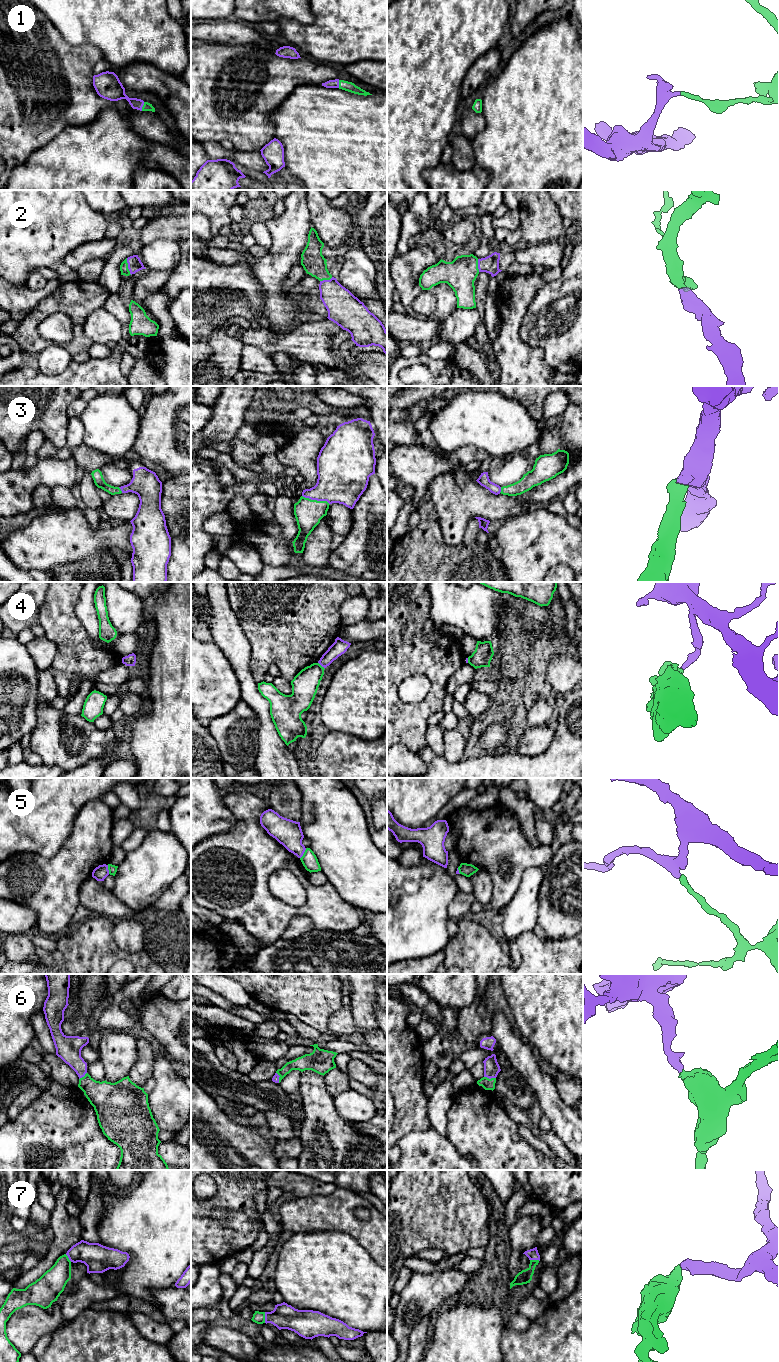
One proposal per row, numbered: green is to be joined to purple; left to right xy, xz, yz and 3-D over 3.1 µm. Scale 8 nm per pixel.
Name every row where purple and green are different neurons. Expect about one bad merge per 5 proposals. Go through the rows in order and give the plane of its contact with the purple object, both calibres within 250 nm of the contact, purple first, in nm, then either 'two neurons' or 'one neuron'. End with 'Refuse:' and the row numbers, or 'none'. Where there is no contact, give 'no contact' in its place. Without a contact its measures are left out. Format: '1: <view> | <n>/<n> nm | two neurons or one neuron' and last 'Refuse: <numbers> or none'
1: xy | 150/70 nm | one neuron
2: xy | 110/70 nm | one neuron
3: xz | 360/220 nm | one neuron
4: xz | 120/220 nm | two neurons
5: xz | 220/130 nm | two neurons
6: yz | 130/100 nm | one neuron
7: xz | 200/100 nm | one neuron
Refuse: 4, 5

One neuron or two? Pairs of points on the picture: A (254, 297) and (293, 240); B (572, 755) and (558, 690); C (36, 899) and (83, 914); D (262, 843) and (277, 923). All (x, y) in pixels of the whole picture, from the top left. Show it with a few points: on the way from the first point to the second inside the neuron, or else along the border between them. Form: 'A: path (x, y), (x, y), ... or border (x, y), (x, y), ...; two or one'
A: border (251, 270), (264, 291); two
B: border (572, 689), (560, 697); two
C: border (79, 903), (71, 918), (69, 928); two
D: path (259, 863), (259, 903); one

